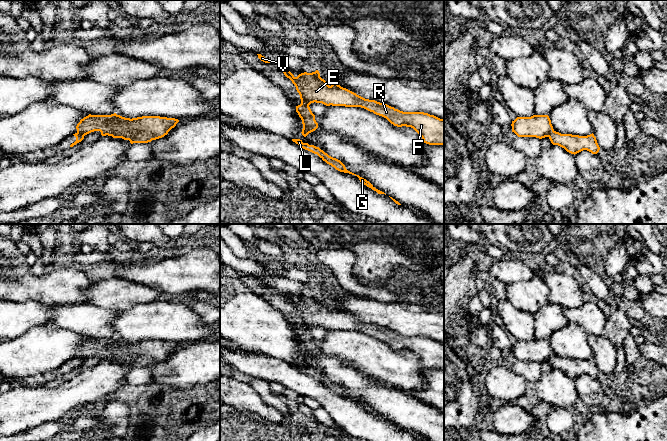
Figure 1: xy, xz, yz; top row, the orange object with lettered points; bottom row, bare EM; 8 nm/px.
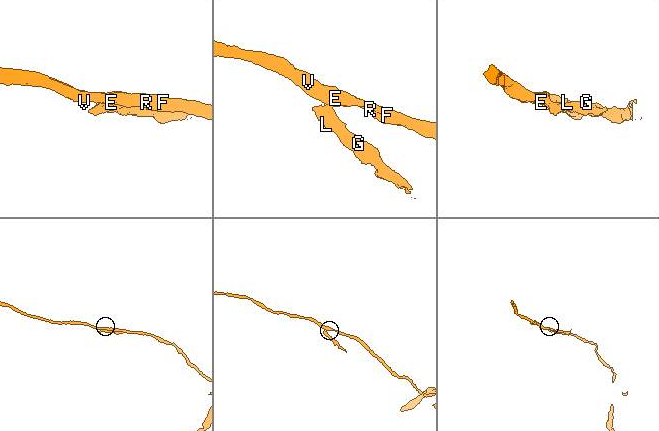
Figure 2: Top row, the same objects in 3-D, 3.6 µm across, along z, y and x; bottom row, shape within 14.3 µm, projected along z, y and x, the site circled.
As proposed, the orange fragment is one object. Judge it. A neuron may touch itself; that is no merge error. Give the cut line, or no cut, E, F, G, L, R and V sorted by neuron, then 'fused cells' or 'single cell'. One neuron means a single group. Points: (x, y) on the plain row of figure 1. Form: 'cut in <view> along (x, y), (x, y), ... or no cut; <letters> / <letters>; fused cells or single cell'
cut in xz along (301, 325), (308, 330); E F R V / G L; fused cells

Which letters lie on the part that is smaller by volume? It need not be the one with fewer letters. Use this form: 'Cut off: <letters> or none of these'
Cut off: G, L

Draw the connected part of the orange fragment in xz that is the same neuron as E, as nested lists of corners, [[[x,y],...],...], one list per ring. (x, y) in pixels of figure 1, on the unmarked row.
[[[289,293],[282,294],[295,309],[301,326],[308,330],[316,326],[326,330],[361,331],[386,342],[394,350],[413,352],[426,368],[444,369],[444,343],[424,336],[400,335],[387,328],[365,323],[337,307],[329,310],[320,301],[318,294],[312,297],[304,296],[297,301]]]

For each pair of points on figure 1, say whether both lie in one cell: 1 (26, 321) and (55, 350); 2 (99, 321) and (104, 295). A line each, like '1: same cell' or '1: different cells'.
1: different cells
2: different cells

